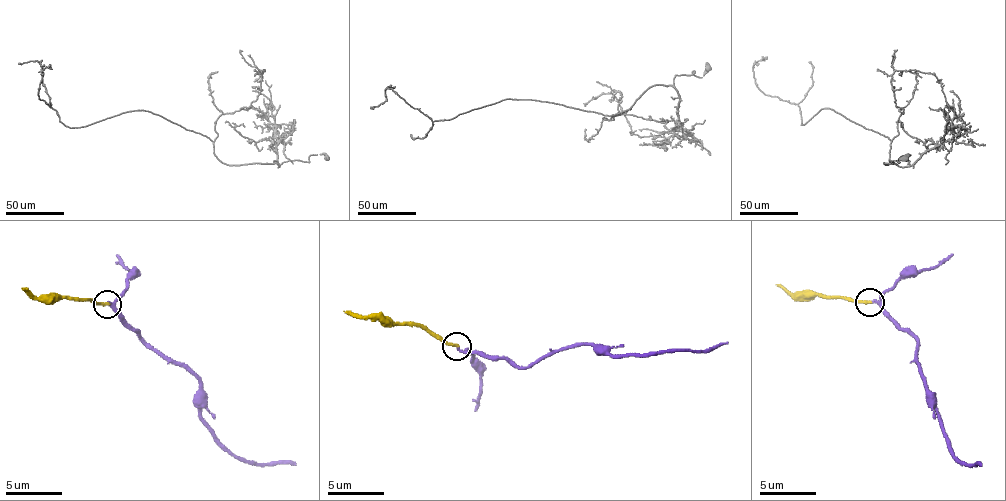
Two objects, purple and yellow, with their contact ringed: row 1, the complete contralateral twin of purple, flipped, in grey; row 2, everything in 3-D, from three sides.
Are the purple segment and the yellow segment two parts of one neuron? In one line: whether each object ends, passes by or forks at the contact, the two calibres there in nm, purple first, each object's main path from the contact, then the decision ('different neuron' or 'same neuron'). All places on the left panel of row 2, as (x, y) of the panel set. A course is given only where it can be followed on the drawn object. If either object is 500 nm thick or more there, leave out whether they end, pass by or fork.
purple passes by; yellow ends; calibres 130 and 220 nm; course purple (107, 305), (116, 307), (140, 335), (196, 378), (200, 418), (226, 449), (256, 463), (297, 465); course yellow (107, 305), (78, 297), (28, 297), (22, 289); same neuron

